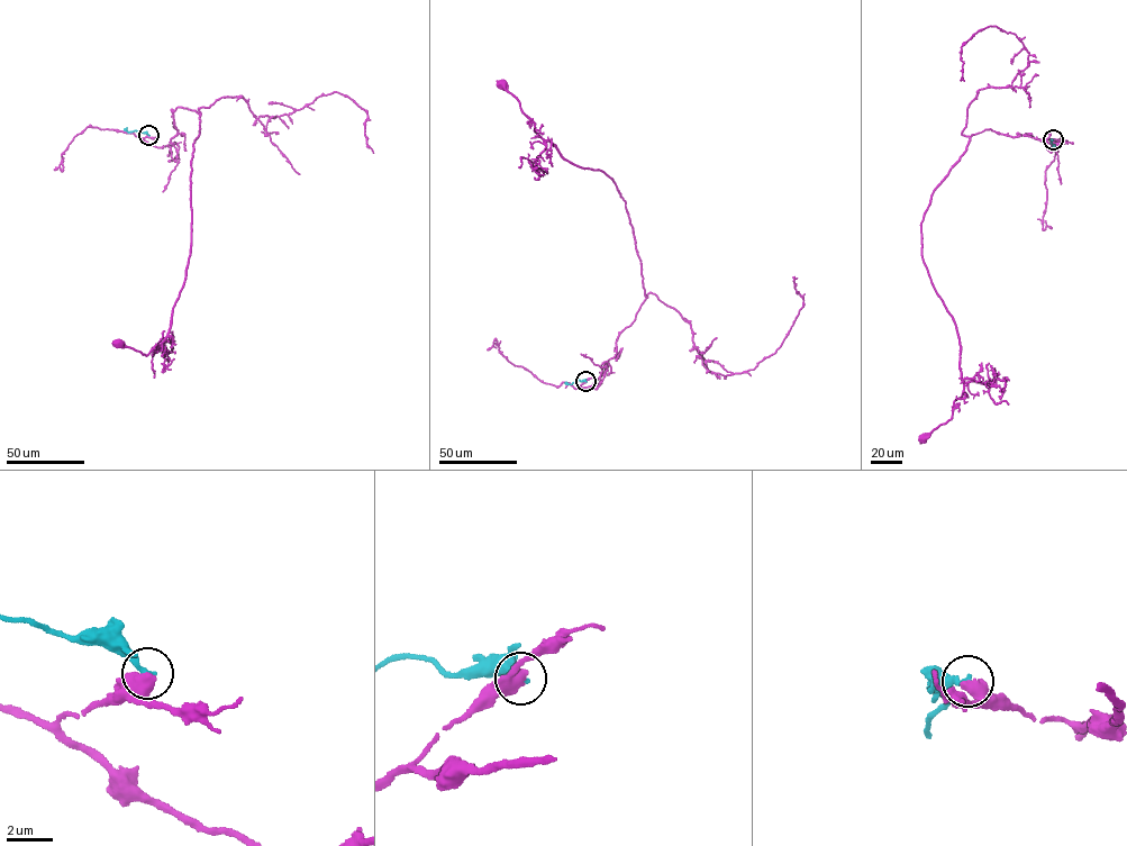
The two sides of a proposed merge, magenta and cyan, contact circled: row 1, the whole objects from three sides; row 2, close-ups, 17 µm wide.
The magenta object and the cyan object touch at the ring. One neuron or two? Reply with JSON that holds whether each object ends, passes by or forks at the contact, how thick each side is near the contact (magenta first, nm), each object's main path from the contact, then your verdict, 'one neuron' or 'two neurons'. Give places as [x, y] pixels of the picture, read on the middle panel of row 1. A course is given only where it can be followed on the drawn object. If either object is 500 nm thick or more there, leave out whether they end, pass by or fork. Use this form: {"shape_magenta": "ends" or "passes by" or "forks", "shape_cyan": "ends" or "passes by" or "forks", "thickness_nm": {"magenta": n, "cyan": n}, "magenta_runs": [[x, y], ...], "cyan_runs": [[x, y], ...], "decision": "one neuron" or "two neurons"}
{"thickness_nm": {"magenta": 650, "cyan": 240}, "magenta_runs": [[585, 381], [579, 388], [602, 375], [646, 297], [633, 230], [612, 180], [562, 156], [502, 83]], "cyan_runs": [[585, 381], [565, 383]], "decision": "two neurons"}

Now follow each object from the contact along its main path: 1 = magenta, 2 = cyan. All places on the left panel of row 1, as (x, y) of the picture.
1: (148, 135), (172, 145), (175, 109), (200, 115), (191, 251), (162, 343), (146, 355), (118, 344)
2: (148, 135), (124, 128)

